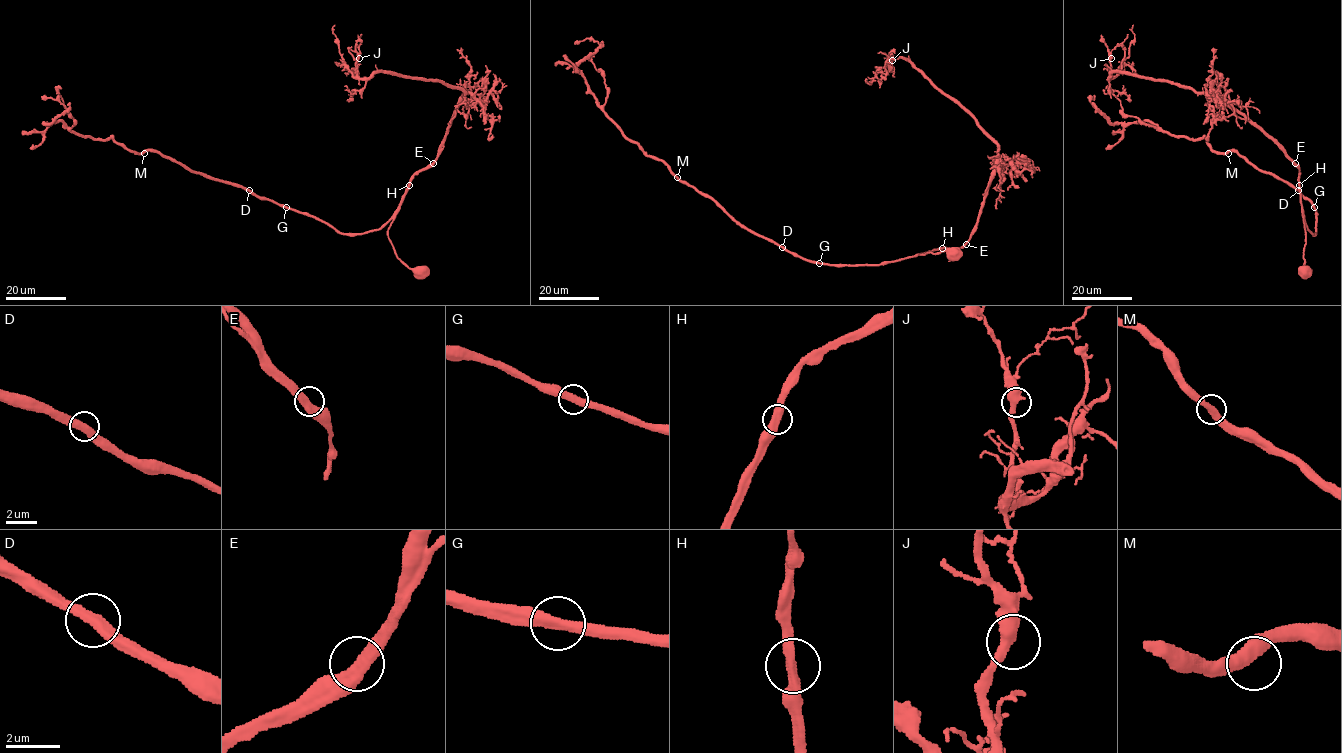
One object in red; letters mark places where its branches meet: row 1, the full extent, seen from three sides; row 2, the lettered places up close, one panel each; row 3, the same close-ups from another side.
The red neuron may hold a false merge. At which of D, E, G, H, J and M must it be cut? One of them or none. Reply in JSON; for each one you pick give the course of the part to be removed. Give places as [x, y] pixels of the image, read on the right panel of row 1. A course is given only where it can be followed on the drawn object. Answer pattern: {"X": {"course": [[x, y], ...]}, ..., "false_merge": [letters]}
{"false_merge": []}

